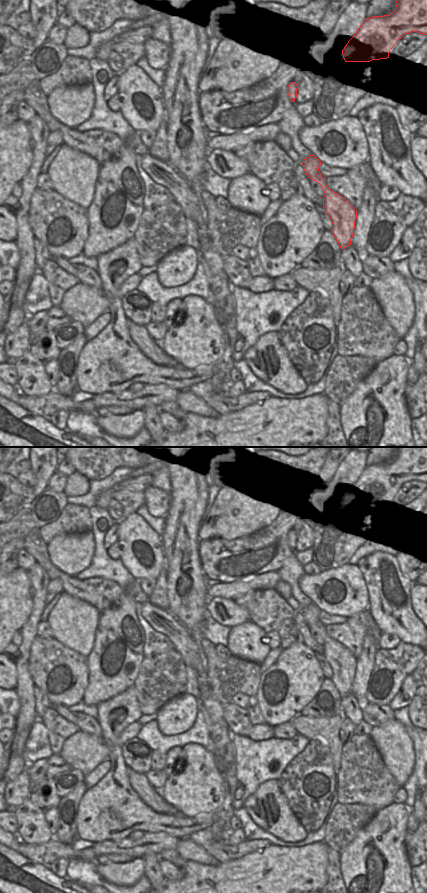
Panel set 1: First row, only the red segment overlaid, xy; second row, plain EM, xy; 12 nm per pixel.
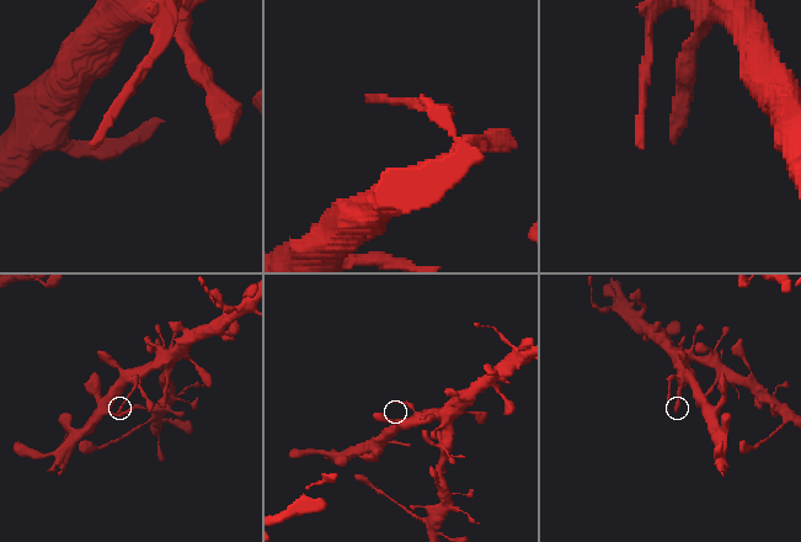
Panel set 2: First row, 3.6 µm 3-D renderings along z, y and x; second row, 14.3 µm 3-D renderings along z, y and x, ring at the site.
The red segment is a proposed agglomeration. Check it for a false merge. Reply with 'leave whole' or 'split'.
split

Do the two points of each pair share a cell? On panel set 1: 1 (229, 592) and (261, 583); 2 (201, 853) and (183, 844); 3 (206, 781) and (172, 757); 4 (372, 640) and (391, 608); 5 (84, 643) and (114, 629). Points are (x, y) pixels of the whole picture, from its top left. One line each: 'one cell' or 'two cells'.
1: one cell
2: one cell
3: two cells
4: two cells
5: two cells

